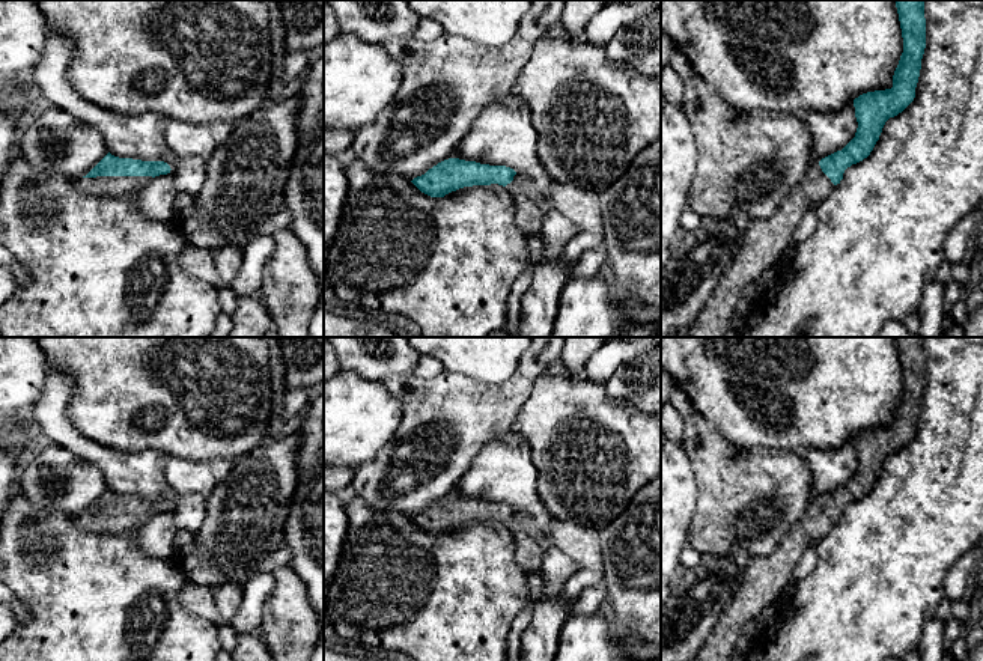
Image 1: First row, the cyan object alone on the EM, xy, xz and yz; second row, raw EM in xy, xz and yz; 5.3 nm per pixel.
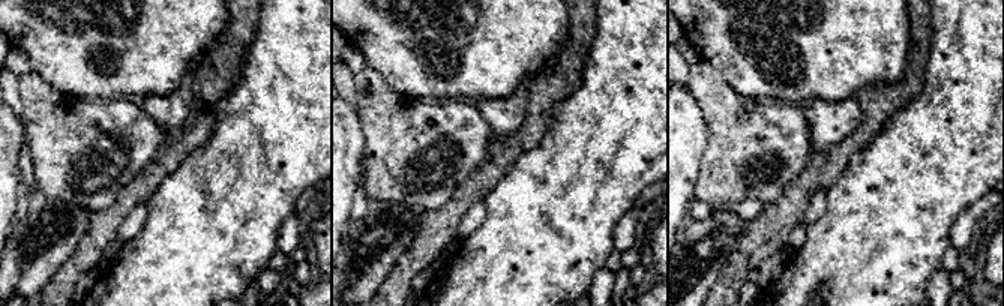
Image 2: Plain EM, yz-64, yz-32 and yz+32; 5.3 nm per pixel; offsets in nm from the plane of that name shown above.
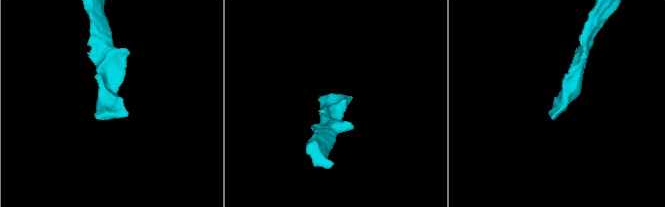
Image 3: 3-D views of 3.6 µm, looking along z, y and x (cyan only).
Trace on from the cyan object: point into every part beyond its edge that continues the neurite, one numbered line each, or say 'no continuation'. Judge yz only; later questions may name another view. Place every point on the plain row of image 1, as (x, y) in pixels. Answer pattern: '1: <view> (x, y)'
1: yz (763, 580)

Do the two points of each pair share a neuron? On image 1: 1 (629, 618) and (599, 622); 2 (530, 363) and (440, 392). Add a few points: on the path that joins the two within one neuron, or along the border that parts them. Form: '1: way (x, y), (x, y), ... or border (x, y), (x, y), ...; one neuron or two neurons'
1: border (608, 610), (614, 636); two neurons
2: way (512, 387), (505, 395), (464, 395); one neuron

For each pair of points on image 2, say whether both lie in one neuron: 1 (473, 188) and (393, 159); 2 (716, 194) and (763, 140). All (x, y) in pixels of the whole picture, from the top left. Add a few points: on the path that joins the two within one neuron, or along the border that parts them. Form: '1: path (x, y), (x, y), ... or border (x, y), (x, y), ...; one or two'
1: border (485, 158), (437, 209); two
2: path (724, 180), (751, 153); one

